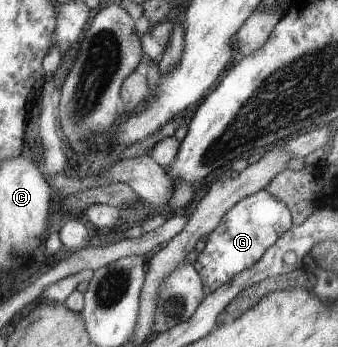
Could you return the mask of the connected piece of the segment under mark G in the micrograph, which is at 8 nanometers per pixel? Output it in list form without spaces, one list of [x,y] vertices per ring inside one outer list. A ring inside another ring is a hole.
[[[265,189],[260,190],[254,195],[245,197],[232,209],[229,209],[223,216],[223,219],[221,219],[219,225],[207,235],[205,247],[203,251],[199,253],[199,257],[197,257],[197,261],[194,264],[196,270],[200,273],[200,277],[204,281],[205,295],[216,292],[217,289],[221,288],[221,285],[229,284],[241,273],[247,272],[253,265],[259,264],[264,254],[268,252],[285,233],[288,233],[289,229],[293,228],[291,213],[292,211],[287,209],[279,198],[276,198],[275,195]]]

